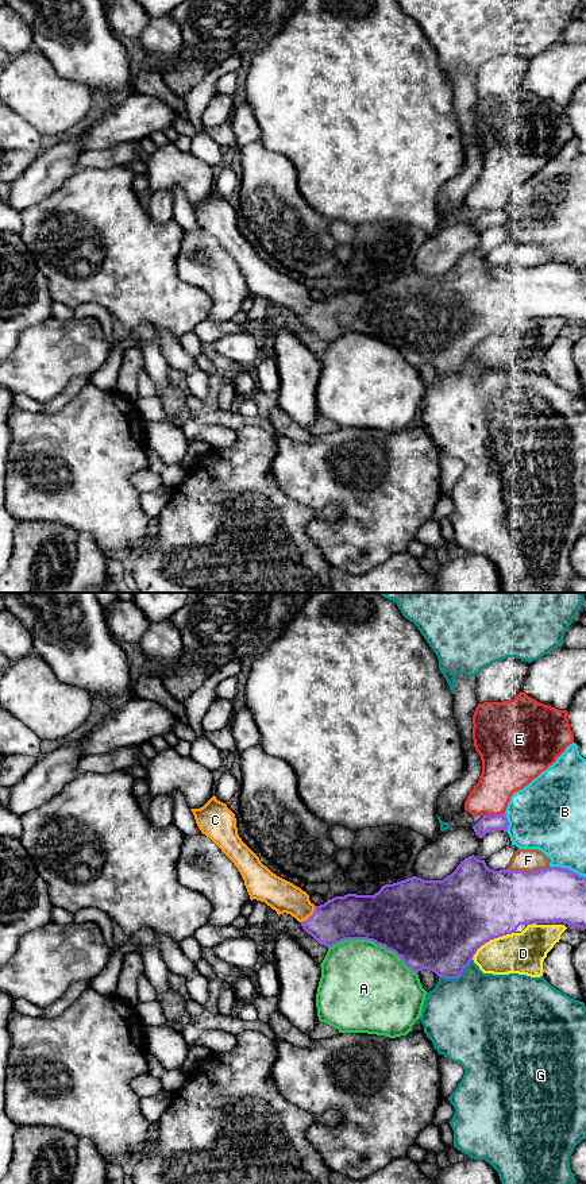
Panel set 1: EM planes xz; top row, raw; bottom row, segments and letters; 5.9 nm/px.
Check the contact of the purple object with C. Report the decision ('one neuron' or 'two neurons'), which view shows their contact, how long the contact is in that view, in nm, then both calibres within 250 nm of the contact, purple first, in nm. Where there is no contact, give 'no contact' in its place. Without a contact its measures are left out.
one neuron; meets purple in xz; contact 130 nm long; 280 nm thick on the purple side, 190 nm on the other

